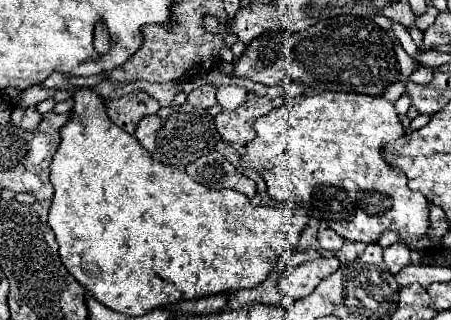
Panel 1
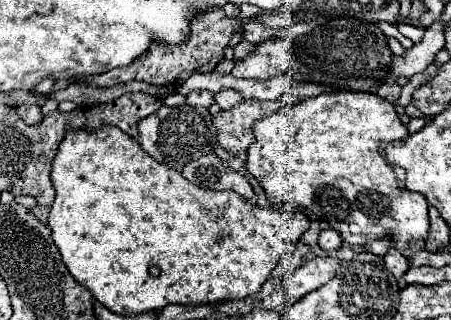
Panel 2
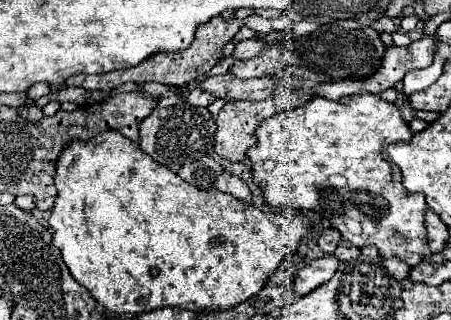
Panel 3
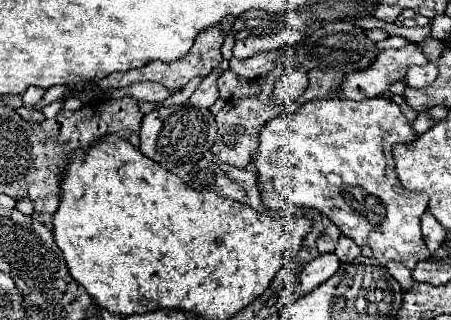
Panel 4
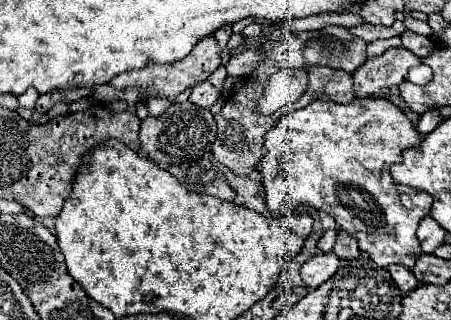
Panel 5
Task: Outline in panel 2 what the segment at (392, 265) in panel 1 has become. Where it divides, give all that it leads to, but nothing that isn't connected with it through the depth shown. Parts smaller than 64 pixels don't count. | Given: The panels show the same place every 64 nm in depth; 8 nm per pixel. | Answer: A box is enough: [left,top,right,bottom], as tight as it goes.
[384,248,410,278]

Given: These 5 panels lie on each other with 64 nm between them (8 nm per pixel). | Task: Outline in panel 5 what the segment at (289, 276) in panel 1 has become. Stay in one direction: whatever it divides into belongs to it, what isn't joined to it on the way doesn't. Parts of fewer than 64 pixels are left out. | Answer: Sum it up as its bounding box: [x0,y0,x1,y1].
[300,252,340,288]

